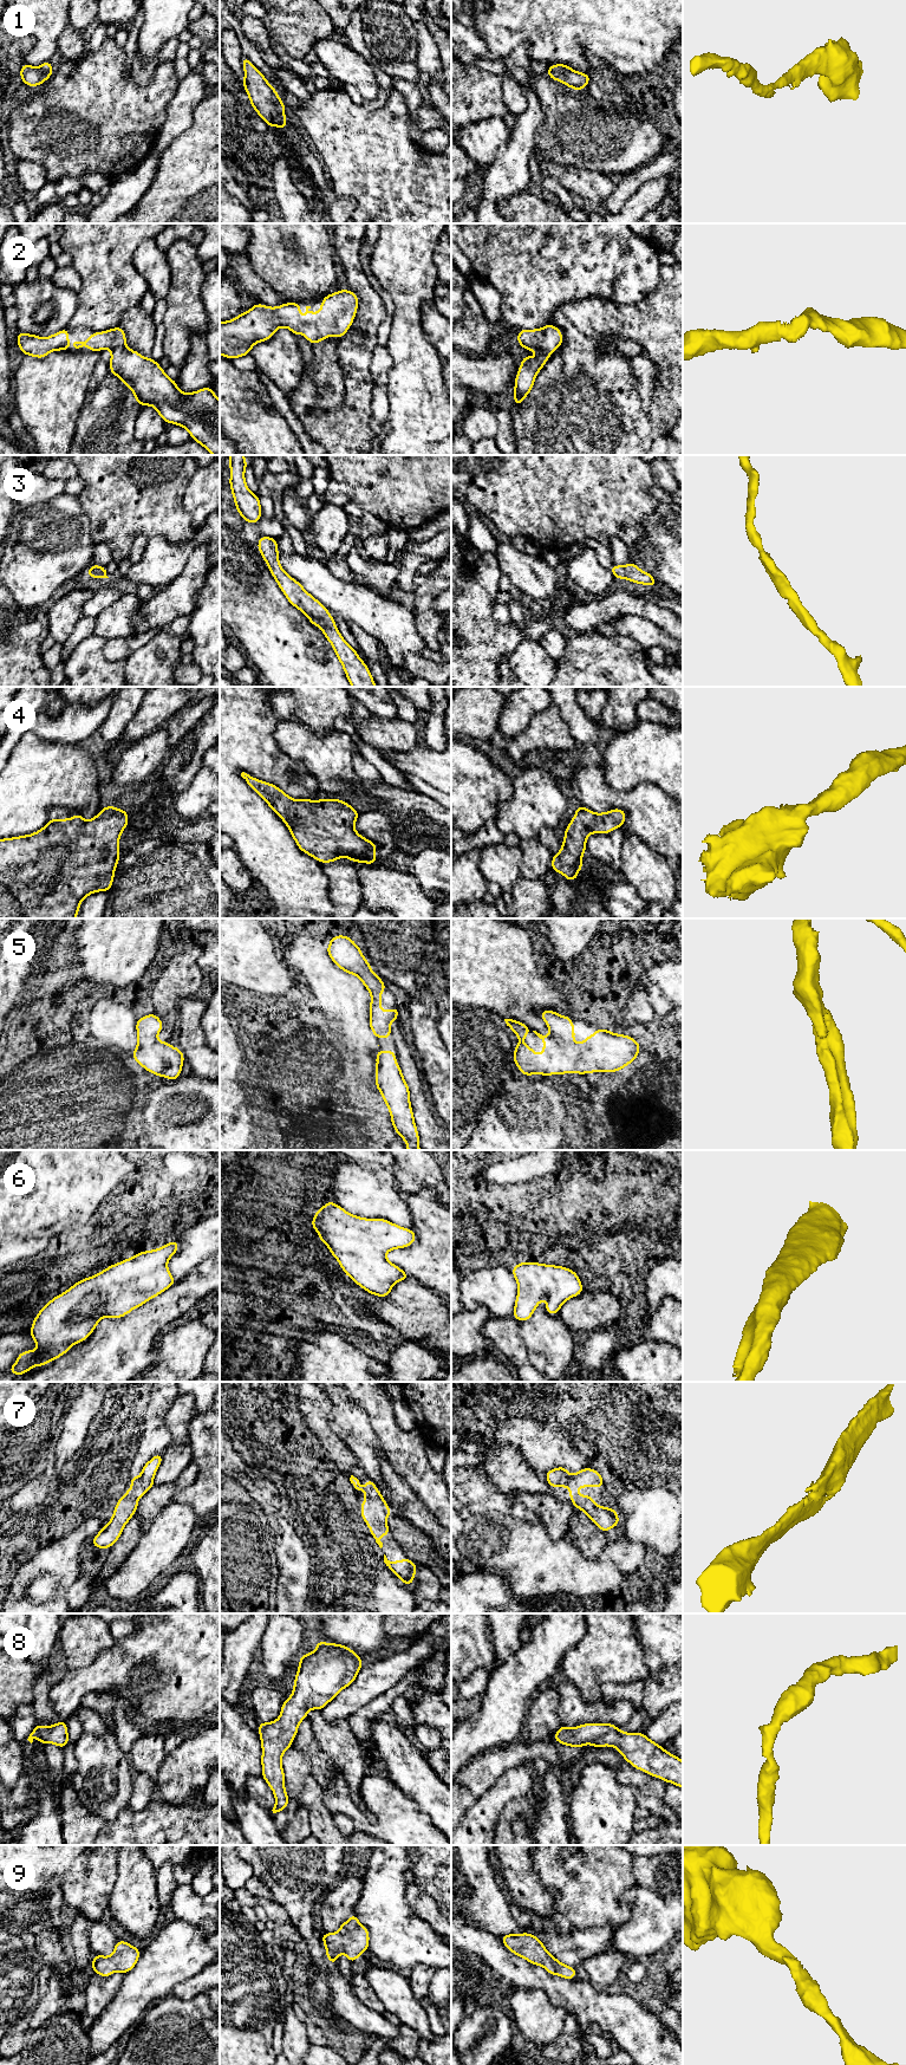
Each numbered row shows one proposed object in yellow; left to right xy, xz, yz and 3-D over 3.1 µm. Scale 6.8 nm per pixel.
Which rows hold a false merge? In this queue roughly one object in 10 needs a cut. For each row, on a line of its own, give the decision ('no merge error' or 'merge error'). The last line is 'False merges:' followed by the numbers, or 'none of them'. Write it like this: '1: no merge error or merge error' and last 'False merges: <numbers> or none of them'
1: no merge error
2: no merge error
3: no merge error
4: no merge error
5: no merge error
6: no merge error
7: no merge error
8: no merge error
9: no merge error
False merges: none of them

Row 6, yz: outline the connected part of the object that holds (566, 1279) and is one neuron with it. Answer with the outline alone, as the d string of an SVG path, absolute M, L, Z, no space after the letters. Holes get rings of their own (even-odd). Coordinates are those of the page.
M520 1262L510 1271L514 1274L519 1287L513 1317L520 1322L528 1320L542 1299L547 1300L547 1313L558 1314L566 1300L584 1292L578 1274L567 1267L539 1262Z

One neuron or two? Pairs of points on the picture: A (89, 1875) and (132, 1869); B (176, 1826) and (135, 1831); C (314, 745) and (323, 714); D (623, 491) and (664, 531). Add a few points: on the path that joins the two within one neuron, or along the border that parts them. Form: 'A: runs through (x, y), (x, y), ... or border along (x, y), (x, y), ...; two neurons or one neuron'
A: border along (118, 1857), (118, 1876), (109, 1897); two neurons
B: runs through (165, 1831), (145, 1831); one neuron
C: border along (294, 719), (320, 734), (326, 734), (334, 729); two neurons
D: border along (659, 502), (643, 521), (645, 534), (637, 540); two neurons

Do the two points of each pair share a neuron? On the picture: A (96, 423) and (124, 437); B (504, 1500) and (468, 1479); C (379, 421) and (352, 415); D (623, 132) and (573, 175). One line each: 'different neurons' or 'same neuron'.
A: same neuron
B: same neuron
C: different neurons
D: different neurons

